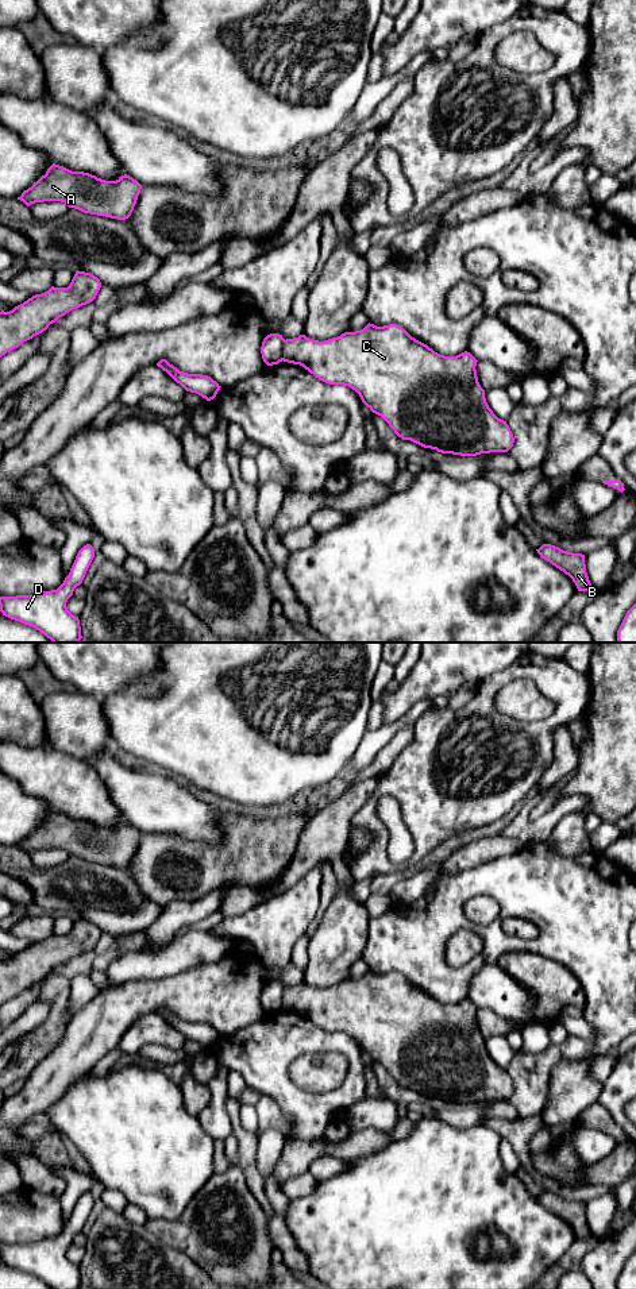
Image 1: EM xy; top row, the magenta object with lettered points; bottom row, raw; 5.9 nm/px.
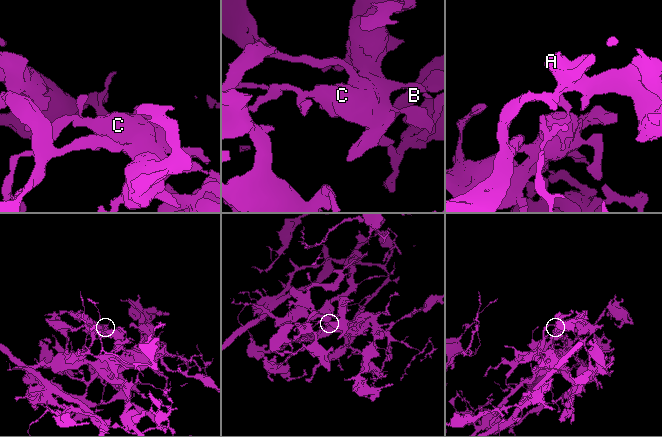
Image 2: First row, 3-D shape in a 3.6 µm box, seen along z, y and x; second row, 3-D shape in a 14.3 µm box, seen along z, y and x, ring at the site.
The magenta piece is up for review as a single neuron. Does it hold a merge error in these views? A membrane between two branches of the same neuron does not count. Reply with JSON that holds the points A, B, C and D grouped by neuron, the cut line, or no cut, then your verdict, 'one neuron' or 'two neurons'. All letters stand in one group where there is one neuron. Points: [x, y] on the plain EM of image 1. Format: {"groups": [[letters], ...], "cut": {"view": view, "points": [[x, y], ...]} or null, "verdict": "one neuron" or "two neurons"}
{"groups": [["A", "B", "C"], ["D"]], "cut": {"view": "xy", "points": [[285, 988], [281, 1007]]}, "verdict": "two neurons"}

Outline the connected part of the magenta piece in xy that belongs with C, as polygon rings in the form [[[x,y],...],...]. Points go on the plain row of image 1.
[[[369,970],[361,979],[344,980],[324,989],[309,987],[305,983],[286,987],[282,1008],[302,1014],[325,1031],[351,1035],[373,1061],[389,1072],[398,1085],[424,1096],[436,1097],[442,1101],[477,1104],[490,1100],[508,1100],[513,1095],[514,1085],[509,1073],[498,1066],[486,1050],[485,1038],[478,1030],[475,1018],[478,1008],[467,999],[456,1004],[440,1003],[412,985],[397,972],[377,975]]]

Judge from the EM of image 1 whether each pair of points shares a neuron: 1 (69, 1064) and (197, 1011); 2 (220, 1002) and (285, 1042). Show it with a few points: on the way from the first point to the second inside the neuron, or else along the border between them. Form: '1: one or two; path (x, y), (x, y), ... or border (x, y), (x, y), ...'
1: one; path (101, 1031), (134, 999), (165, 999)
2: two; border (268, 1014), (255, 1022), (223, 1034)

